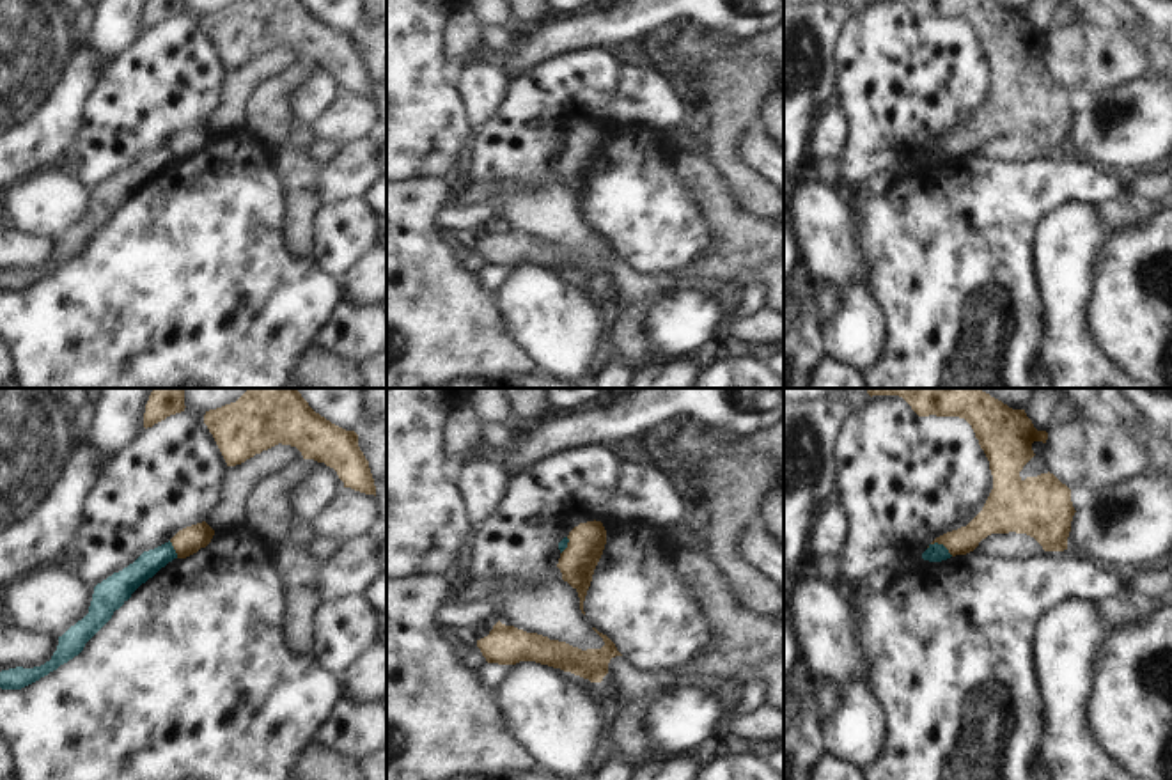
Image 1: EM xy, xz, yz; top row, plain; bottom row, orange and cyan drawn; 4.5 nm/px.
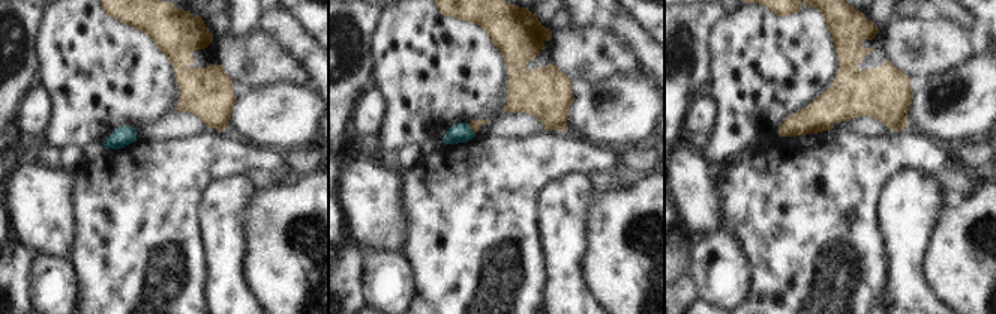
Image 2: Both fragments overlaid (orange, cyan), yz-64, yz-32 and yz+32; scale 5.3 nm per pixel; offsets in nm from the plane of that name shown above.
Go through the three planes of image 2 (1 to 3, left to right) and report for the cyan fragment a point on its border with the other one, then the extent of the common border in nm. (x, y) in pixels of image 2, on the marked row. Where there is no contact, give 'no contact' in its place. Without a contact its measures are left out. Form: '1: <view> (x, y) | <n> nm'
1: no contact
2: yz-32 (471, 128) | 80 nm
3: no contact

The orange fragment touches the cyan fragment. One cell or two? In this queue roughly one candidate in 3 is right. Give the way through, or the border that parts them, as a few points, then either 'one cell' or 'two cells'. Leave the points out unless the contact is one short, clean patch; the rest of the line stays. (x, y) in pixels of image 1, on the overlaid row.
border along yz (928, 546), (942, 545), (953, 555); two cells

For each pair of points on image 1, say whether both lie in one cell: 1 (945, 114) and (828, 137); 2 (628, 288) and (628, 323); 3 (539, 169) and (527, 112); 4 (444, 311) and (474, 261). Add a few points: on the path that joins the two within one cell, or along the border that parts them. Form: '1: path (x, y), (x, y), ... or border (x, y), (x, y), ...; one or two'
1: border (836, 101), (850, 124), (848, 144), (841, 158); two
2: border (665, 289), (646, 293), (623, 309); two
3: path (531, 155), (531, 126); one
4: border (461, 263), (477, 273); two

